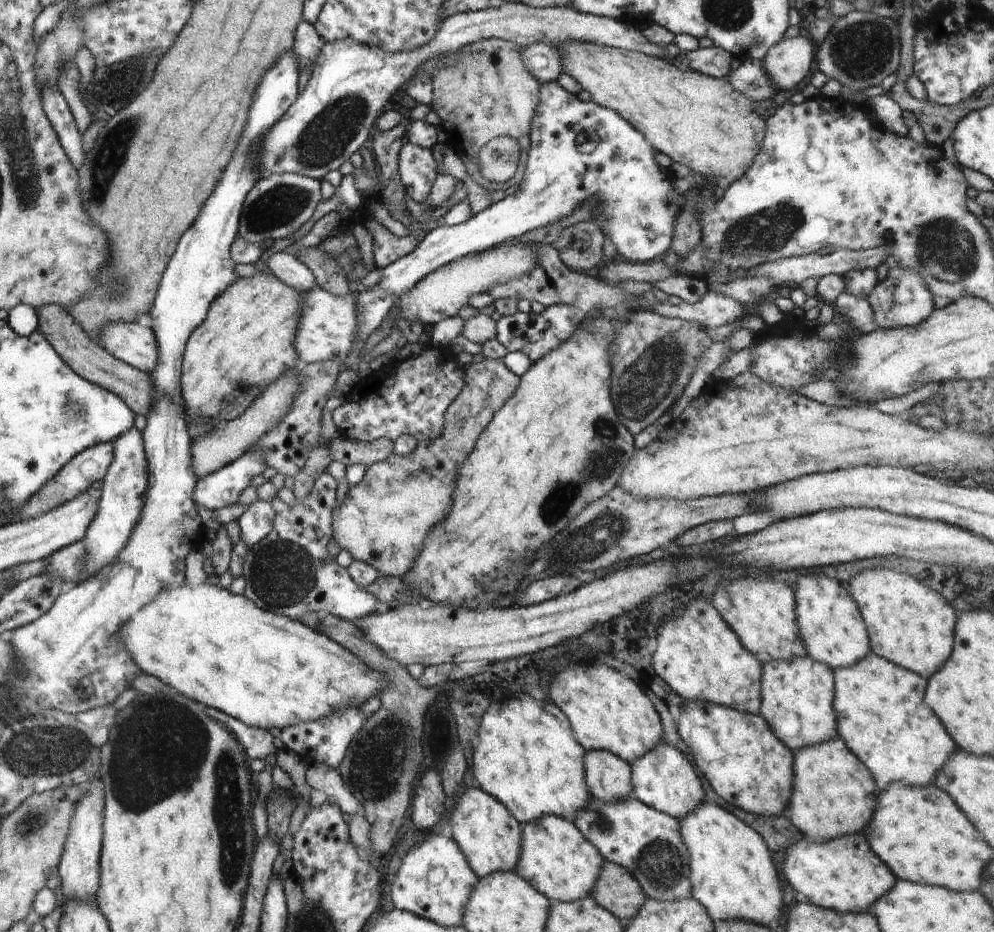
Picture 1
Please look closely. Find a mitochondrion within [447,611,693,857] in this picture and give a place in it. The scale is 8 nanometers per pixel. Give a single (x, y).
(601, 823)

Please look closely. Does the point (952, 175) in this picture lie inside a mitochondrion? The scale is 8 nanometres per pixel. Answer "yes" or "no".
no

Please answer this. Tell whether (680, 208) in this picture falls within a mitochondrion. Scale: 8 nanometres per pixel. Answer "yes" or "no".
no

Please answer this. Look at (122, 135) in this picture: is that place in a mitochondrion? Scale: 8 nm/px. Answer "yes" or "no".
yes

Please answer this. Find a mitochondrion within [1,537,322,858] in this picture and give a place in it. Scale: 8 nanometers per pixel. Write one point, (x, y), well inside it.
(35, 819)

